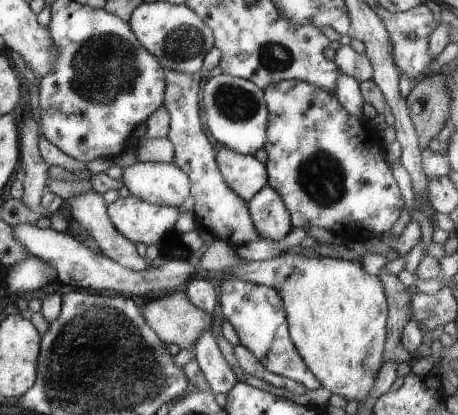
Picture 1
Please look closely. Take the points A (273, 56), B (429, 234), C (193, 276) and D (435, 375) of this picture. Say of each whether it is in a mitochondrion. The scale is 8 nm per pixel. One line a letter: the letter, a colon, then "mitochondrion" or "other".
A: mitochondrion
B: other
C: other
D: other

